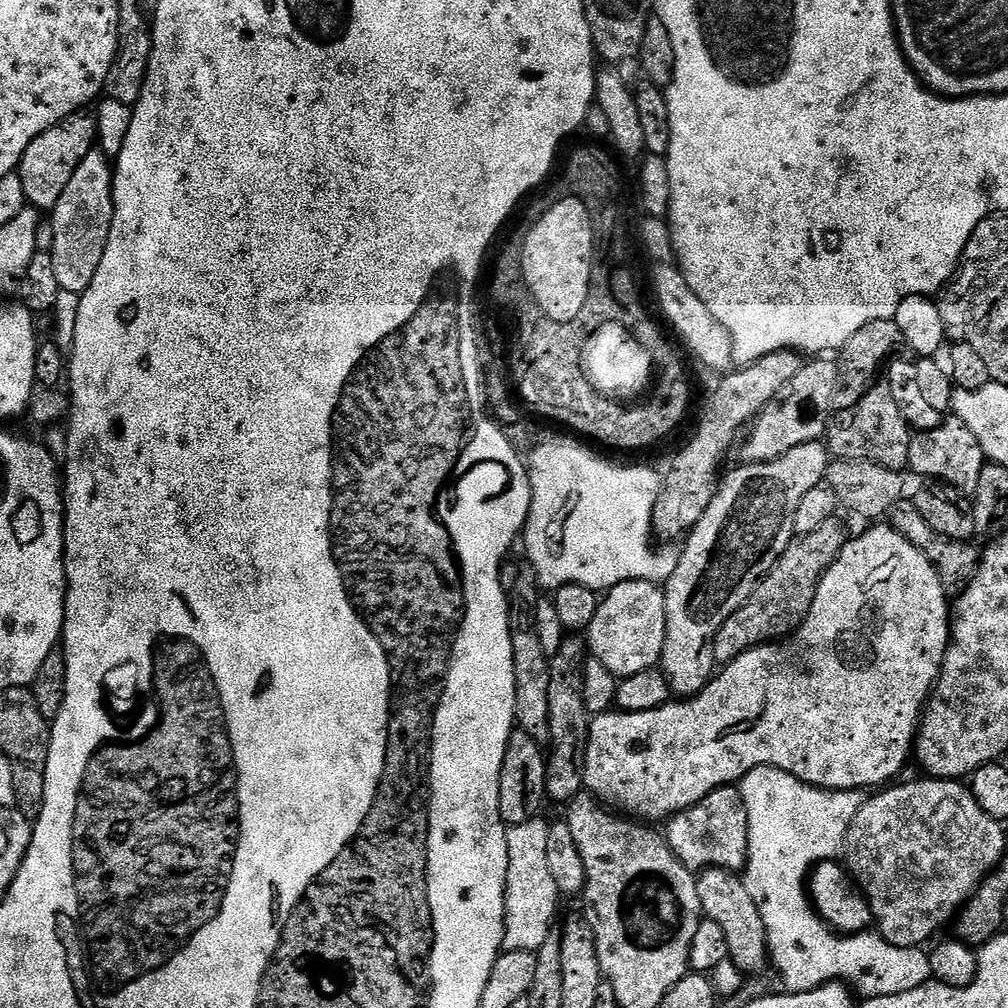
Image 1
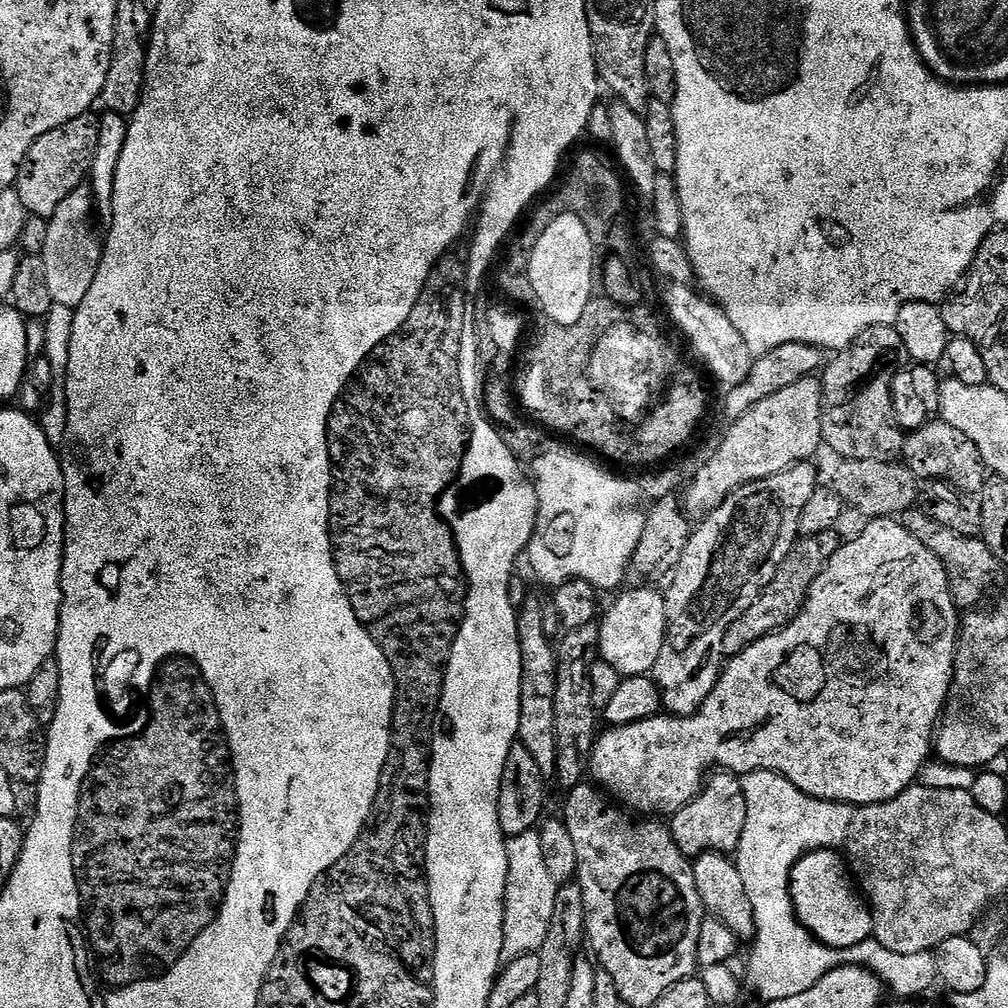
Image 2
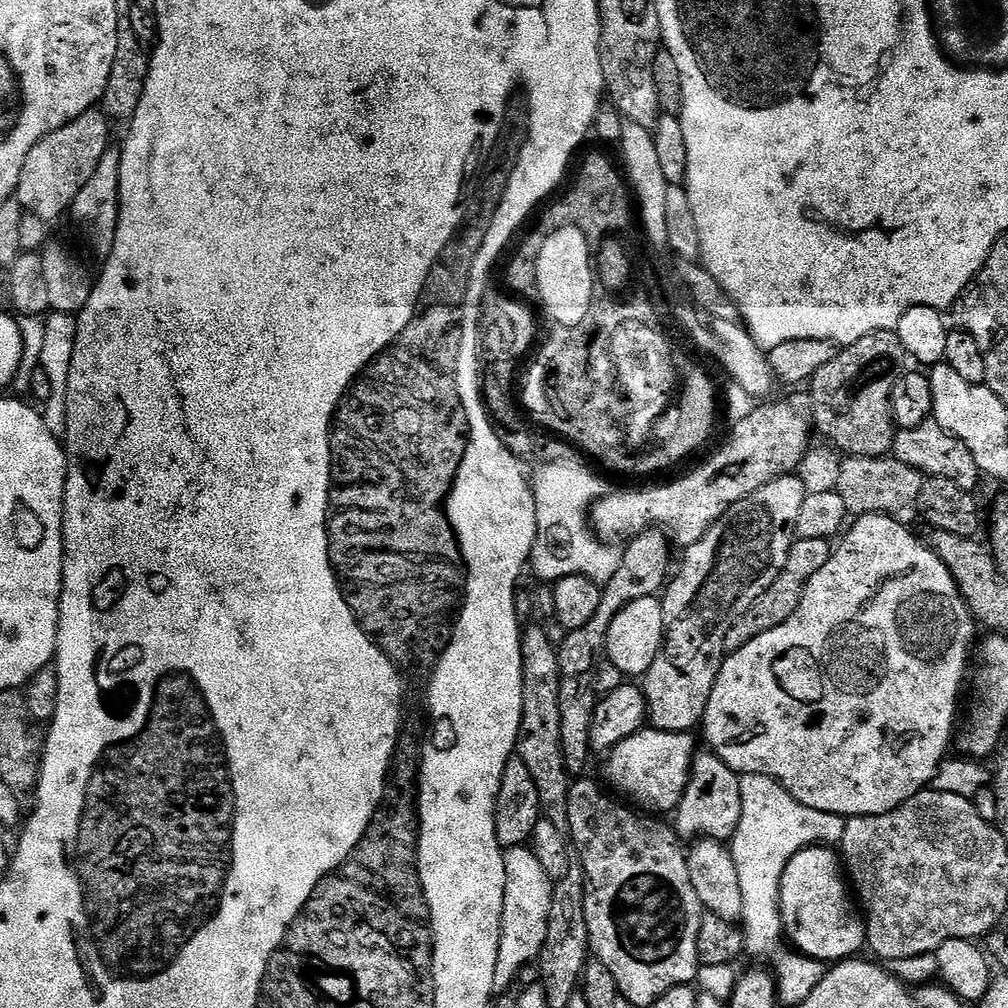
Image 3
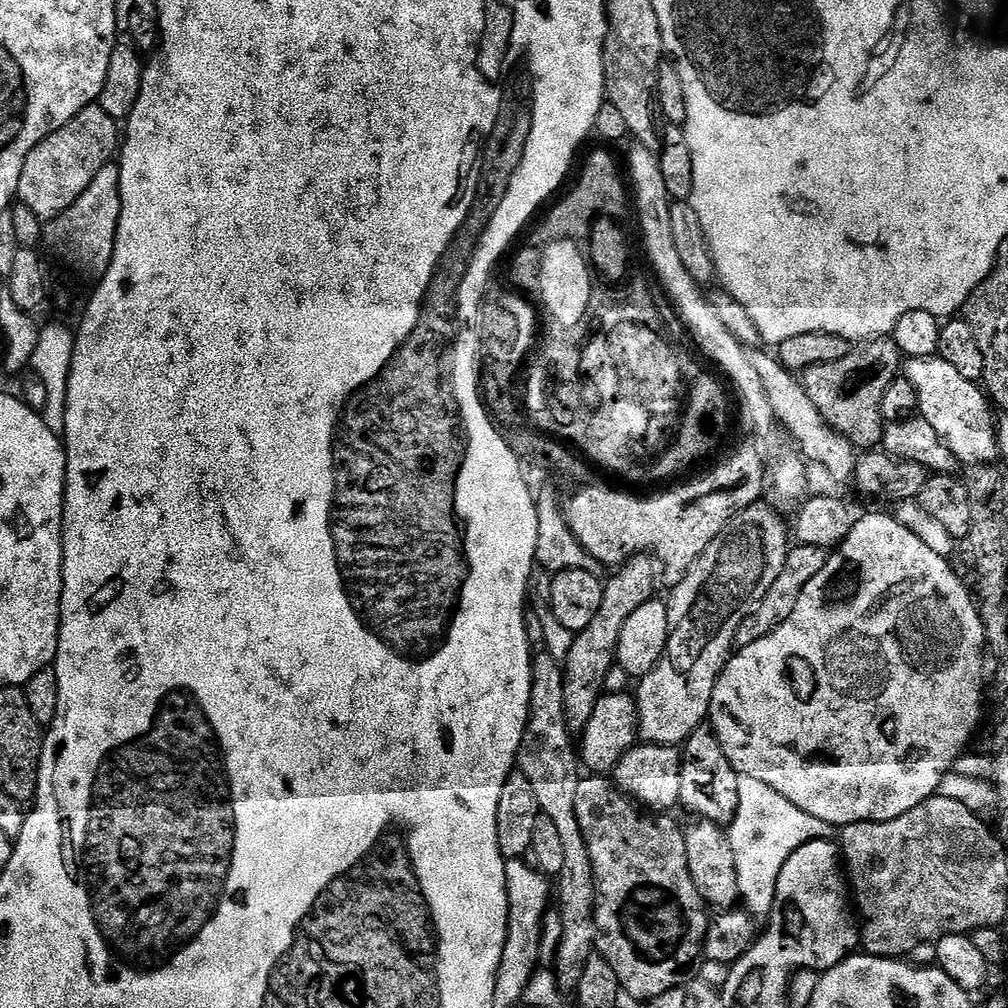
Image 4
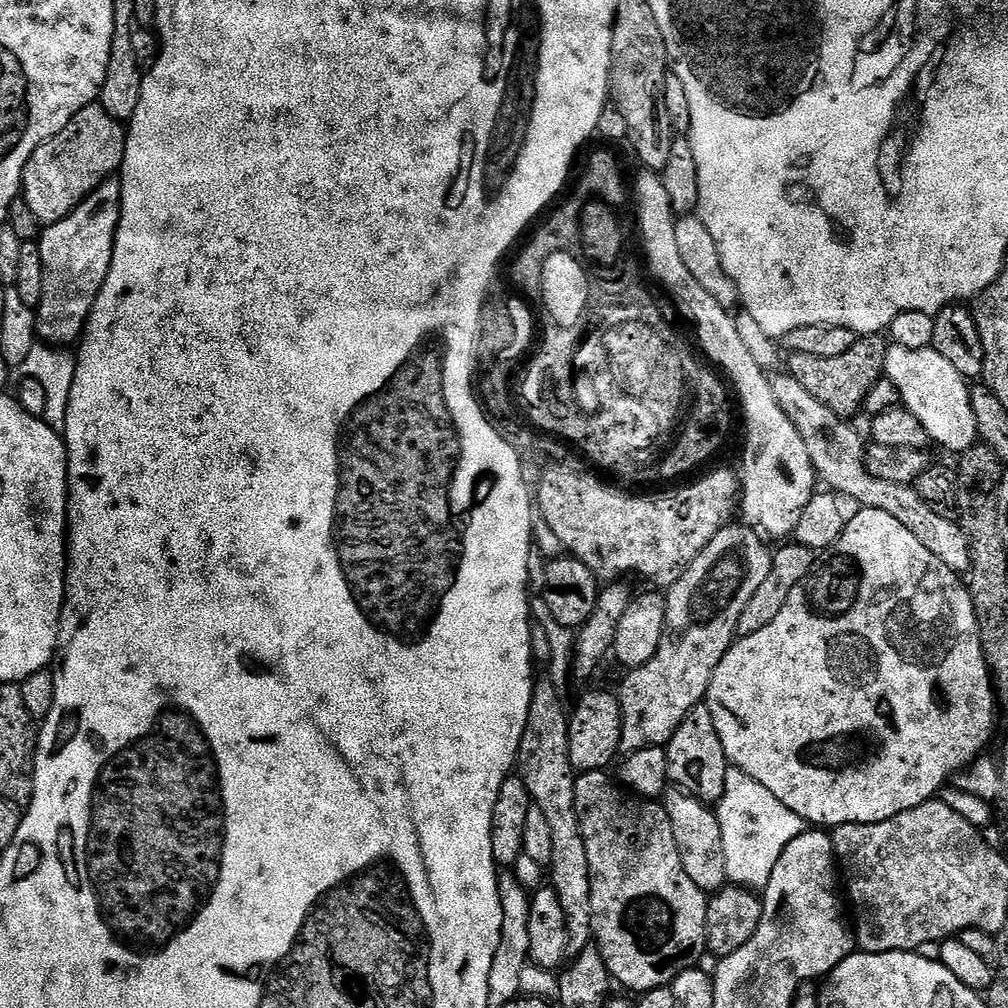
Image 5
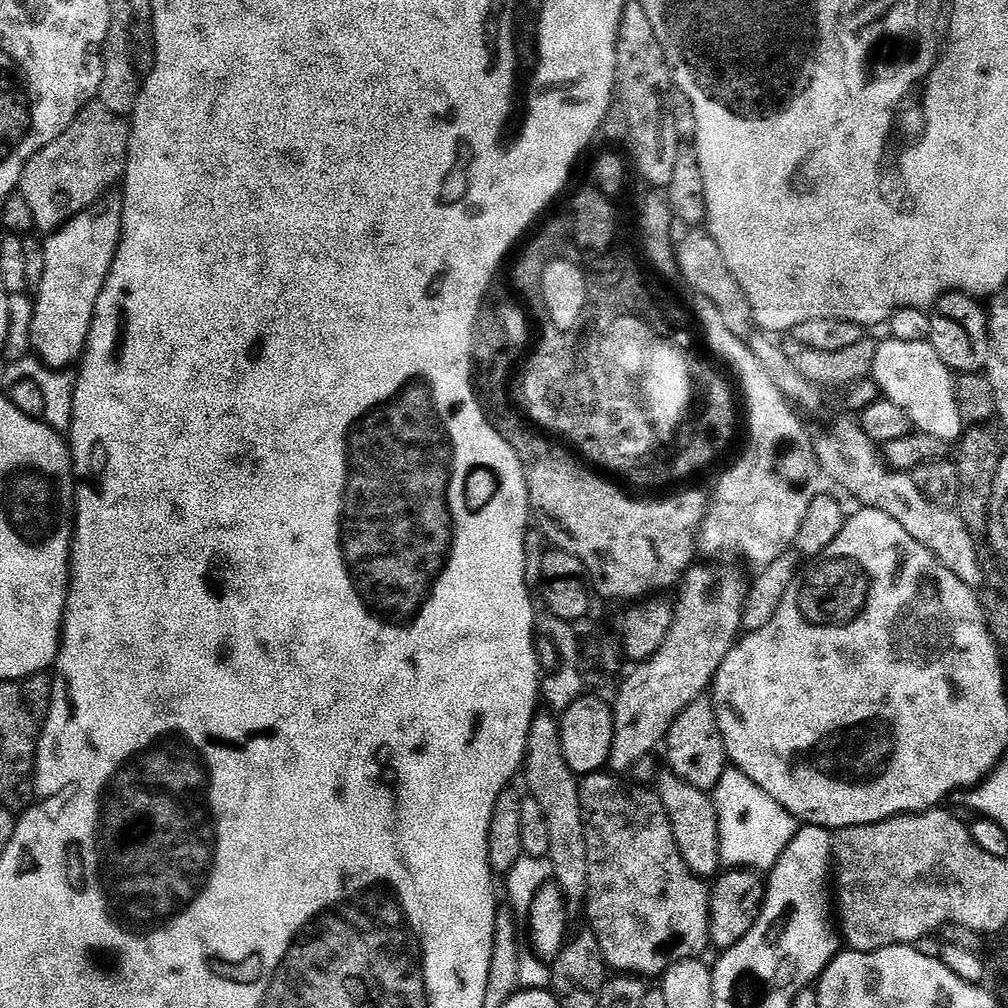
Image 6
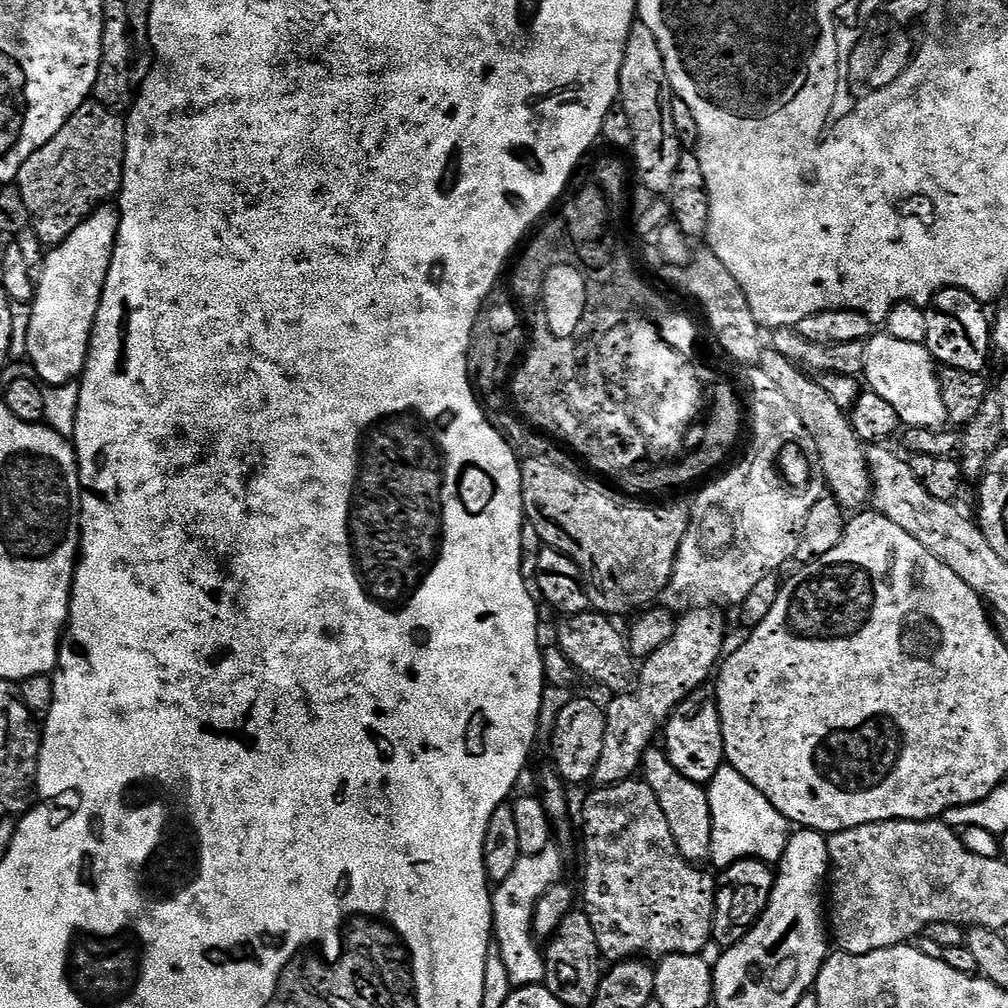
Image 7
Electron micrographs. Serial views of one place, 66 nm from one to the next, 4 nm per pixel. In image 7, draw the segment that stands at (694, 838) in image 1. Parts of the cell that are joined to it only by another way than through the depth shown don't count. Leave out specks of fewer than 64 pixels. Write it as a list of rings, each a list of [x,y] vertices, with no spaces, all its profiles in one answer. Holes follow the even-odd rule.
[[[706,683],[691,692],[673,710],[668,723],[662,729],[662,740],[663,736],[664,753],[684,777],[690,778],[690,782],[707,786],[714,778],[714,774],[718,774],[718,770],[725,767],[722,722],[716,701],[716,690],[711,683]]]

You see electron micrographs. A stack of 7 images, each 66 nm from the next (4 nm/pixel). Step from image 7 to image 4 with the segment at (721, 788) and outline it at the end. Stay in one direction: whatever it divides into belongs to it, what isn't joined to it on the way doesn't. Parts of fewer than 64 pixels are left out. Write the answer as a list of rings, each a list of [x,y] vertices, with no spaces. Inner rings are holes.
[[[737,775],[736,807],[727,825],[726,835],[734,854],[734,870],[738,876],[738,890],[743,907],[754,918],[766,918],[772,913],[772,895],[776,893],[778,874],[786,858],[790,858],[790,854],[794,854],[798,846],[811,840],[832,840],[834,828],[833,825],[822,822],[822,818],[814,818],[814,814],[798,810],[798,806],[782,798],[778,790],[770,790],[766,782]]]

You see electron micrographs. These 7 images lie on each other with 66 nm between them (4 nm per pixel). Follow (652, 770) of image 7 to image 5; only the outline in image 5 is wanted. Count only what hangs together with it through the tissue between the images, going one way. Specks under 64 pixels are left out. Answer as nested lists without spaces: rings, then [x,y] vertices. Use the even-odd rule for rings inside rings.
[[[675,786],[669,787],[663,793],[662,803],[670,818],[674,842],[678,842],[678,854],[682,858],[686,874],[690,874],[694,886],[701,888],[705,894],[720,891],[729,883],[729,879],[726,874],[726,854],[722,850],[722,826],[715,811],[690,793],[681,792]]]

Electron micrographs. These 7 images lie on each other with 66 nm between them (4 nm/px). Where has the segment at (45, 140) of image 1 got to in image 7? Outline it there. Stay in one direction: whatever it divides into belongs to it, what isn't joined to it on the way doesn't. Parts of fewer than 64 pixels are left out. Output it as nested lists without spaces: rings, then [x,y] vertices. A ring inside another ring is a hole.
[[[95,102],[83,104],[77,112],[66,122],[66,126],[62,126],[62,130],[58,130],[58,134],[54,134],[54,138],[50,138],[50,142],[46,142],[46,146],[42,146],[42,150],[38,150],[34,154],[30,154],[30,158],[22,166],[22,170],[17,174],[15,183],[18,185],[22,194],[22,199],[26,202],[26,209],[29,210],[29,218],[31,220],[31,231],[38,234],[38,238],[45,246],[55,246],[64,241],[71,232],[84,221],[91,212],[96,211],[101,204],[111,201],[113,197],[119,193],[124,186],[124,151],[126,150],[126,130],[124,129],[125,121],[121,119],[112,109],[102,106]]]

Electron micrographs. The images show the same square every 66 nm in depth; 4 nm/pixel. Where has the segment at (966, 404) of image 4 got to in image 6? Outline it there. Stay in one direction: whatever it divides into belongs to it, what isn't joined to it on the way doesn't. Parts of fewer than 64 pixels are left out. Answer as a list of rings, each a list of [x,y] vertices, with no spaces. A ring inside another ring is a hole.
[[[891,338],[877,343],[871,379],[875,380],[883,399],[898,406],[908,416],[915,431],[925,432],[939,440],[959,441],[966,431],[956,401],[956,380],[928,342],[898,342]]]

